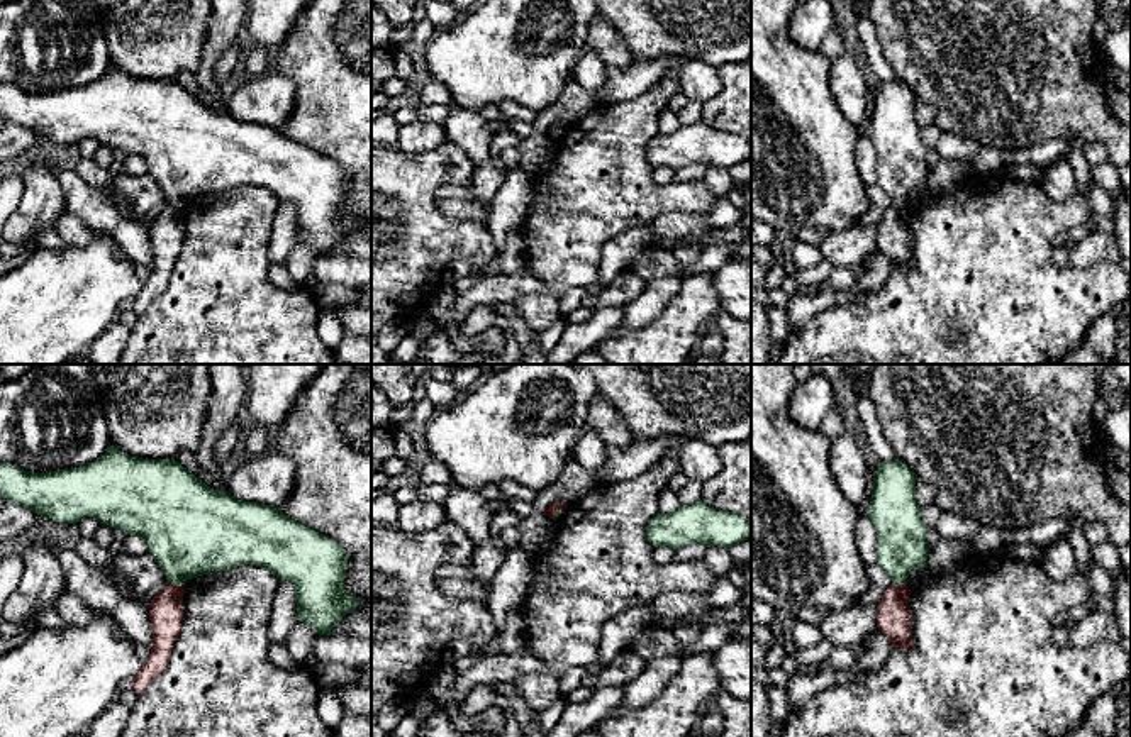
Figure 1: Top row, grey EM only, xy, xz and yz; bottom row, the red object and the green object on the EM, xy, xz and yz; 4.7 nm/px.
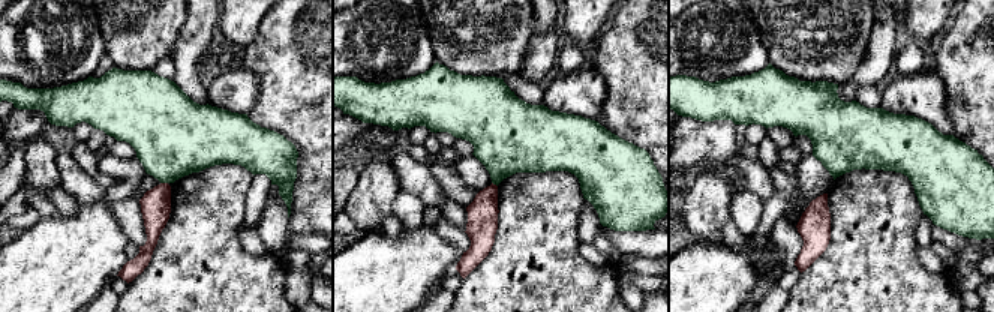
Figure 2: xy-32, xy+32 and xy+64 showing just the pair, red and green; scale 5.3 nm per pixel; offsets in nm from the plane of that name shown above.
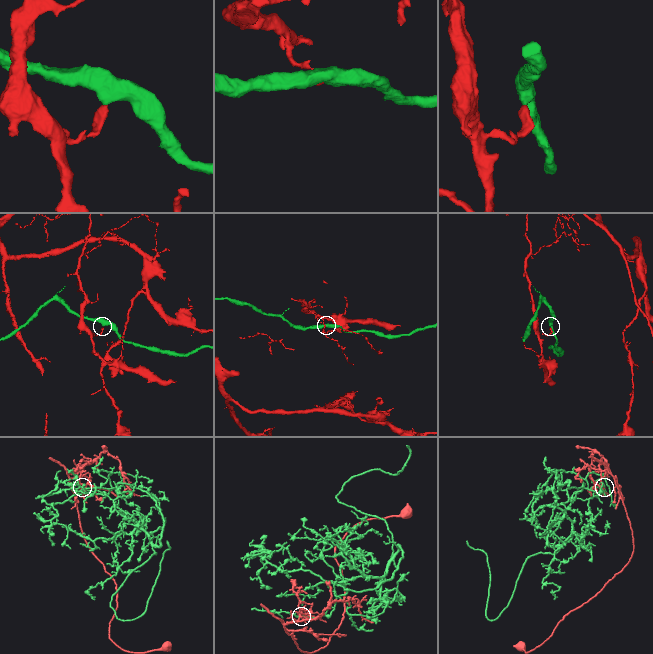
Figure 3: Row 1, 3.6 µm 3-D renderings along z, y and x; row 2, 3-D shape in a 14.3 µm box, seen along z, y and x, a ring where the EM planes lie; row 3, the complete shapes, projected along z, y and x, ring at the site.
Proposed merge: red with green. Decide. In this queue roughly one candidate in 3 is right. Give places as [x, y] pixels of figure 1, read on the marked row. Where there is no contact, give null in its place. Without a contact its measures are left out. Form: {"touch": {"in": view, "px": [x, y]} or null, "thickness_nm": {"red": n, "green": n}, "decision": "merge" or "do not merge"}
{"touch": {"in": "xy", "px": [175, 585]}, "thickness_nm": {"red": 160, "green": 400}, "decision": "do not merge"}

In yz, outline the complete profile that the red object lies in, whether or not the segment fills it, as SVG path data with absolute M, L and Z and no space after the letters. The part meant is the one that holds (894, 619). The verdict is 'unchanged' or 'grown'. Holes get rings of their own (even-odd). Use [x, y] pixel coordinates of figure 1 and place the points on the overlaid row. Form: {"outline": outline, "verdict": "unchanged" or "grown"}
{"outline": "M890 585L877 605L877 627L889 639L890 647L912 647L912 617L907 585Z", "verdict": "unchanged"}

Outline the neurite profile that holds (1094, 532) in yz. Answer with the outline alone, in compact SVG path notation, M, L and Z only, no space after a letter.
M1085 522L1082 525L1082 532L1092 546L1097 546L1107 540L1107 530L1099 522Z

